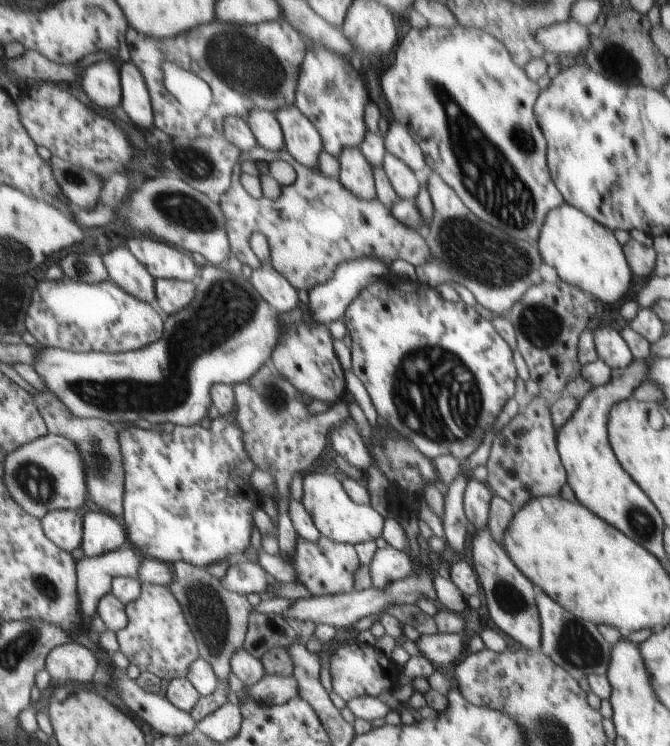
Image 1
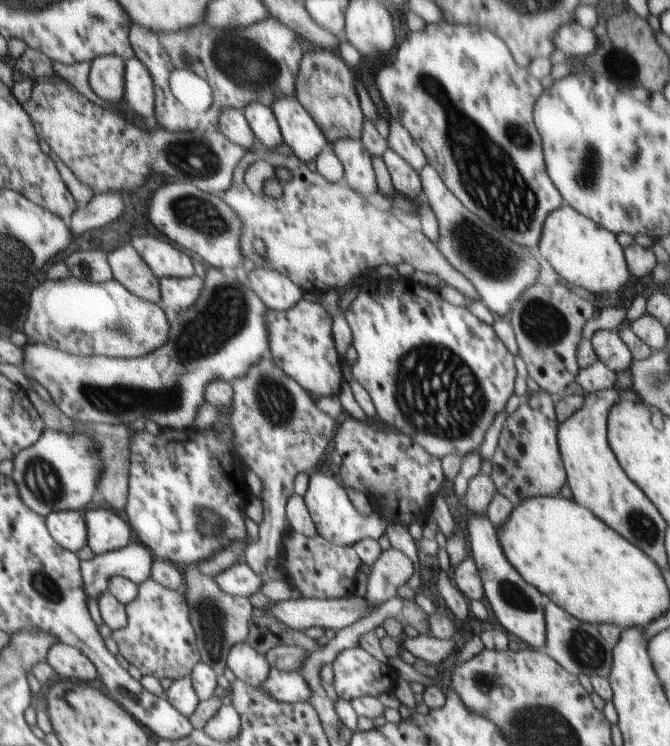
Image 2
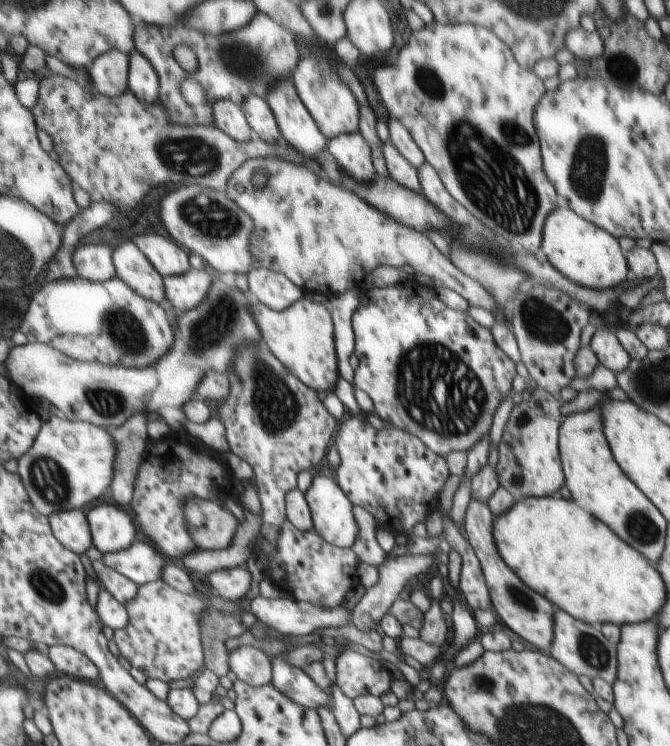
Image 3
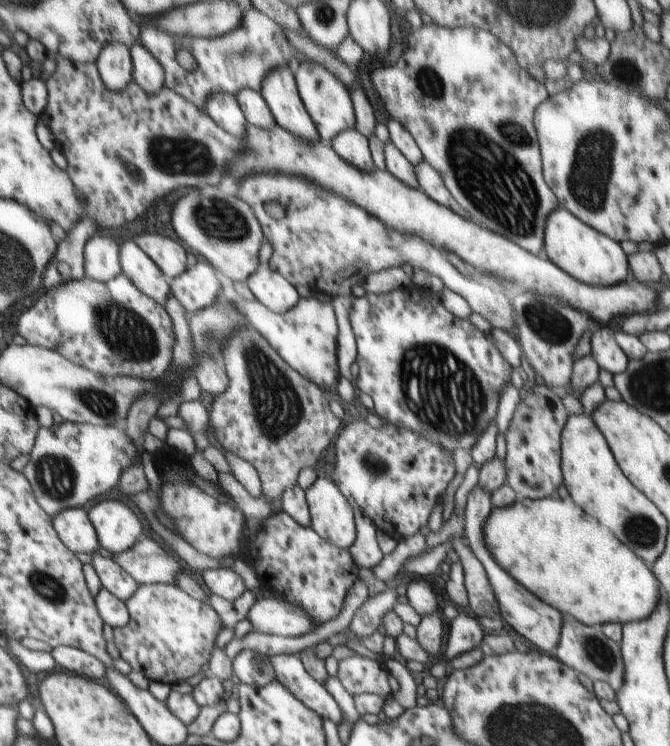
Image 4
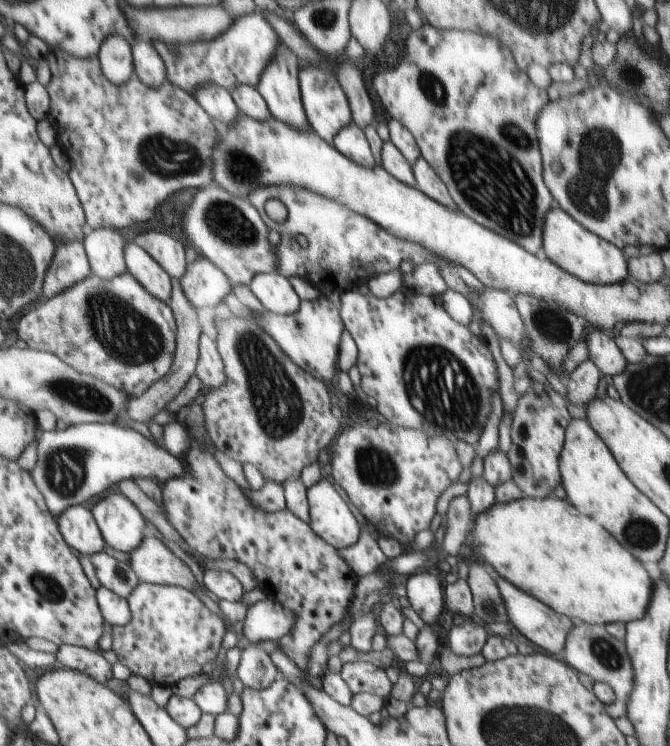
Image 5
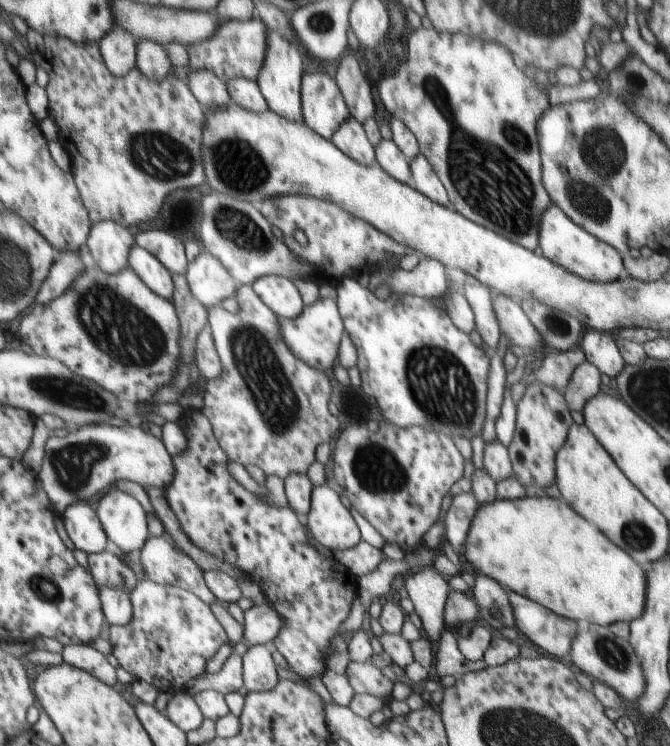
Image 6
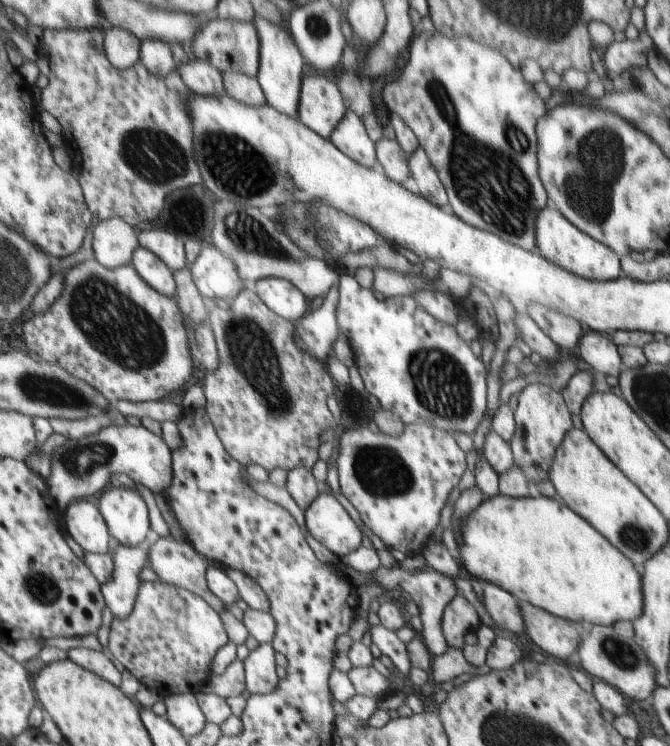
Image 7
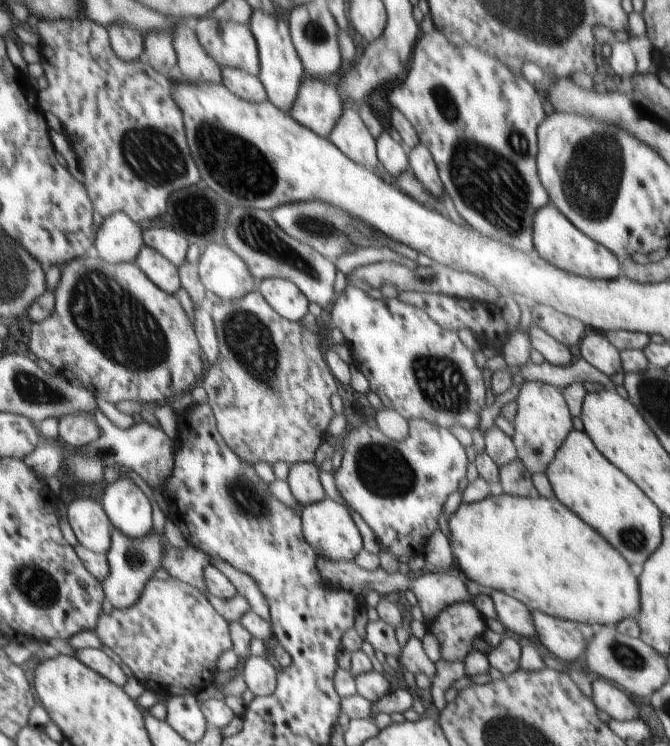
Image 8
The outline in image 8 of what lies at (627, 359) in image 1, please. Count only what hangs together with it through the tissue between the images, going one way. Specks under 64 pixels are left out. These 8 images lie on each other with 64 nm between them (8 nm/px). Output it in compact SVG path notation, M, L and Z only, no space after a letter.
M589 330L586 332L576 352L588 364L594 366L600 373L606 374L608 377L613 376L620 370L618 349L611 344L610 340L600 336L598 331Z

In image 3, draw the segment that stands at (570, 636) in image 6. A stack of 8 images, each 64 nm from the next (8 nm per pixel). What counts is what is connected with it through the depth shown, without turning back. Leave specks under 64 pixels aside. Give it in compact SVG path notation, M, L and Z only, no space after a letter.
M471 497L465 513L464 530L466 531L467 541L481 564L489 588L489 595L495 608L494 614L500 616L500 620L518 636L548 655L550 654L551 644L554 642L554 606L546 598L542 598L540 594L532 592L528 585L520 580L516 572L504 562L495 544L494 522L495 516L491 511L490 504L478 500L476 497Z

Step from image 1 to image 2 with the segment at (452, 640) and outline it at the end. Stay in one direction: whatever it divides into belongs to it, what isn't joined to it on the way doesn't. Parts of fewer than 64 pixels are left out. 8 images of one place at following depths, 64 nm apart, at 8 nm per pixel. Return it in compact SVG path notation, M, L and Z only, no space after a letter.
M420 634L414 638L405 636L400 641L400 646L419 661L435 666L450 656L455 644L451 639L440 640L430 635Z

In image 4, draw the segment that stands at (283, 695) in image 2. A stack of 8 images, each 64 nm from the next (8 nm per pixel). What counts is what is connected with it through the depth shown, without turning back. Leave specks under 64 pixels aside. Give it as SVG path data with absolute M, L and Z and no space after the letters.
M281 654L271 657L277 670L277 678L295 692L310 708L338 728L343 722L343 712L321 682L308 672L300 655Z

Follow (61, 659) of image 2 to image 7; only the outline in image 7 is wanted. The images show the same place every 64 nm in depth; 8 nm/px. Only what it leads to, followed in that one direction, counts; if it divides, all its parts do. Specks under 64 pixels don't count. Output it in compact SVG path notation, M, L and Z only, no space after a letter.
M72 648L68 652L68 656L76 664L102 676L115 686L120 687L124 684L124 674L120 672L116 662L106 652L98 652L98 650L89 648Z

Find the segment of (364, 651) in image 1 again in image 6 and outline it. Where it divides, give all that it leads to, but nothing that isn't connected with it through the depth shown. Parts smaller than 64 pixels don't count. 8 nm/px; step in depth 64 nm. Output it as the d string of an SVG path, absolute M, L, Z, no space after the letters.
M350 661L345 676L355 693L376 696L385 703L390 699L392 682L372 662Z

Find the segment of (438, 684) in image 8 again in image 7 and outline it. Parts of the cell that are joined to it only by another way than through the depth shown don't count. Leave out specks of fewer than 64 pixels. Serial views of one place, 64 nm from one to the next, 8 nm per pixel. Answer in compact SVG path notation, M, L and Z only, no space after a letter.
M447 646L446 652L442 656L433 658L432 680L434 680L435 685L454 680L456 676L461 674L468 673L484 676L485 674L490 674L490 670L486 663L482 664L482 666L472 666L466 660L462 651L458 650L458 648Z

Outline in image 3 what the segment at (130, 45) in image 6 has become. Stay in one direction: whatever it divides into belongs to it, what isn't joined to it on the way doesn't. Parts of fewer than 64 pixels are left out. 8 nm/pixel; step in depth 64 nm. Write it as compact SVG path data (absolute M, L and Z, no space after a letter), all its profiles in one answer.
M116 49L99 56L90 70L105 95L117 97L131 88L131 56L124 51Z

